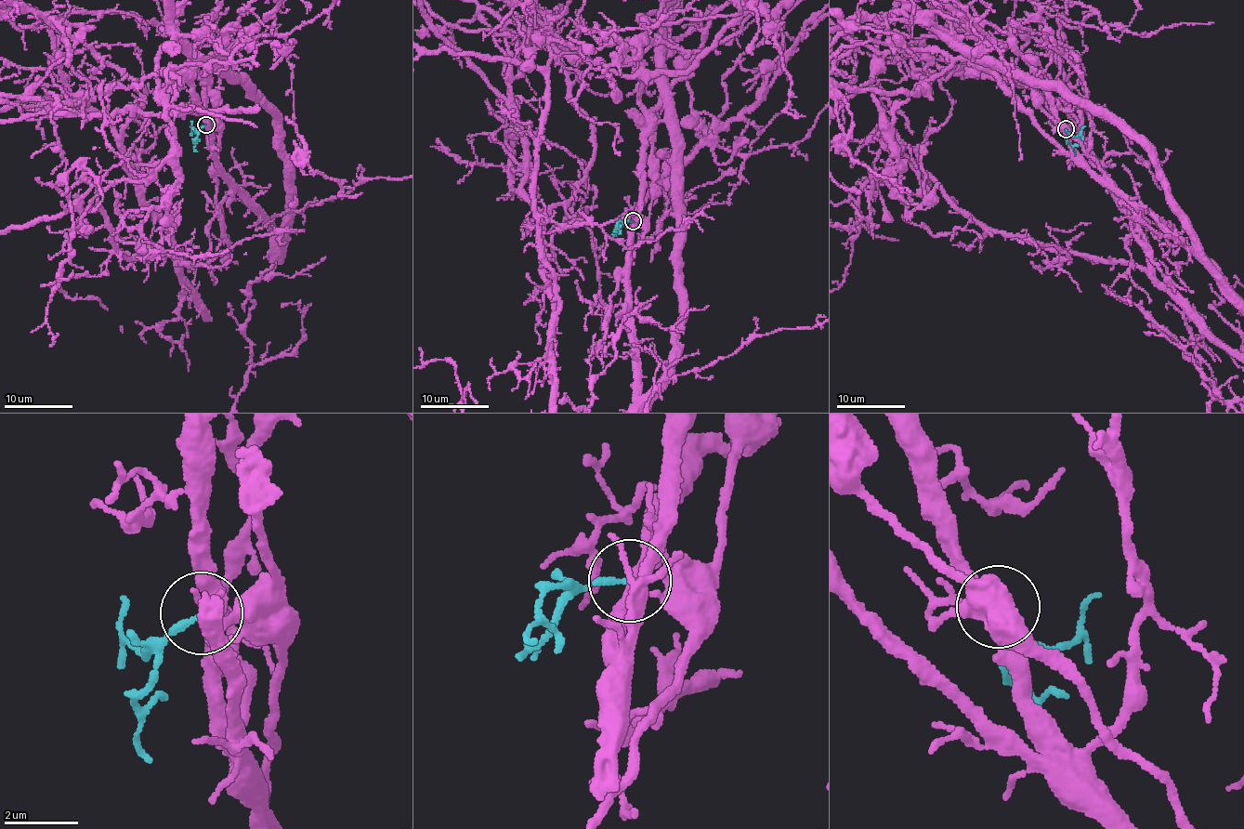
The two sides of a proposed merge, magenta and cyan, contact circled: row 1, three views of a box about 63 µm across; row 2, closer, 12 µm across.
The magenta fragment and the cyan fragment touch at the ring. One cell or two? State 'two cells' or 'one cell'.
one cell

